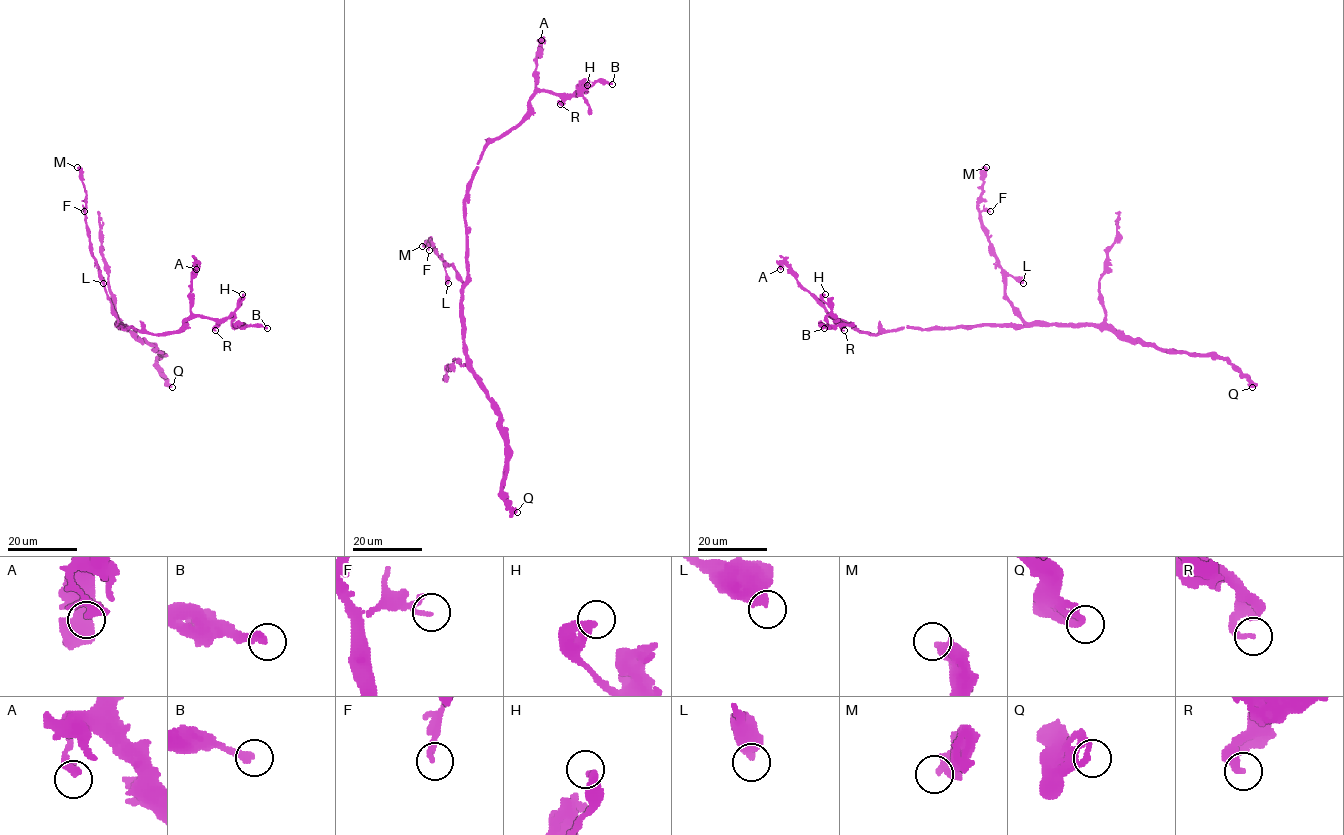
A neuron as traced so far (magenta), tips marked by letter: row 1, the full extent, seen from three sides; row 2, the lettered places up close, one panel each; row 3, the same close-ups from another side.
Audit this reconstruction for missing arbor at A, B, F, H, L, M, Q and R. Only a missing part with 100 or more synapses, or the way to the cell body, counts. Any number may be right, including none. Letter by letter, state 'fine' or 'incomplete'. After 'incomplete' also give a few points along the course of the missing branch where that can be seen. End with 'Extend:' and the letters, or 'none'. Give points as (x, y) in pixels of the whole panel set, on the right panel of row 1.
A: fine
B: fine
F: fine
H: fine
L: fine
M: fine
Q: fine
R: fine
Extend: none

